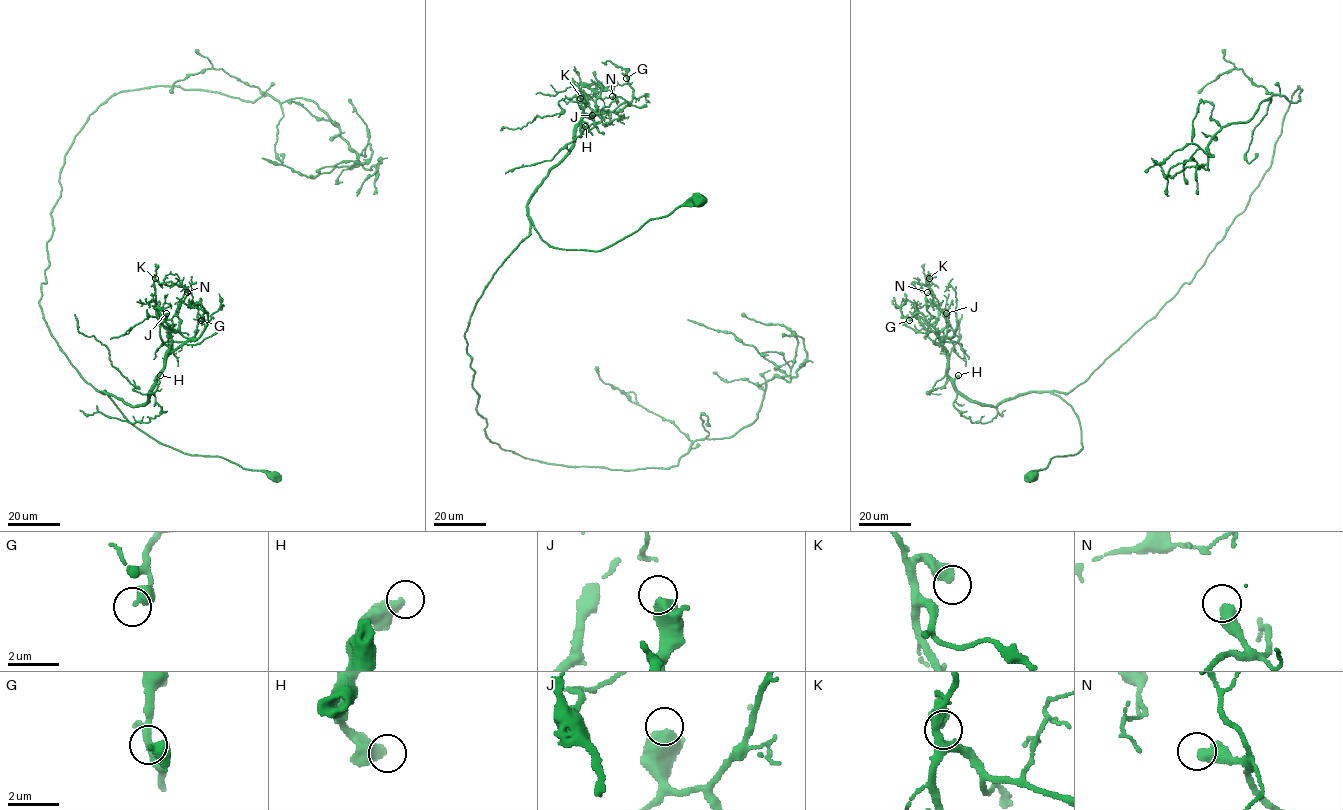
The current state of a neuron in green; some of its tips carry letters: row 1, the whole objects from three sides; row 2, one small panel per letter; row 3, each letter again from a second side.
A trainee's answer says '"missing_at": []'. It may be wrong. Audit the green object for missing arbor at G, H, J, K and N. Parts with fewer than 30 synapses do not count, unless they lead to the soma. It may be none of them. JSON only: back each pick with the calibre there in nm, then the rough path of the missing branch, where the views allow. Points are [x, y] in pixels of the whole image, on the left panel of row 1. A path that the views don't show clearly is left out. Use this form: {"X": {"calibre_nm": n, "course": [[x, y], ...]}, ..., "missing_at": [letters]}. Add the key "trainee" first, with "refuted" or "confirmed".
{"trainee": "refuted", "H": {"calibre_nm": 480, "course": [[160, 375], [144, 363], [116, 357], [93, 366], [86, 352], [74, 342], [61, 367]]}, "missing_at": ["H"]}

